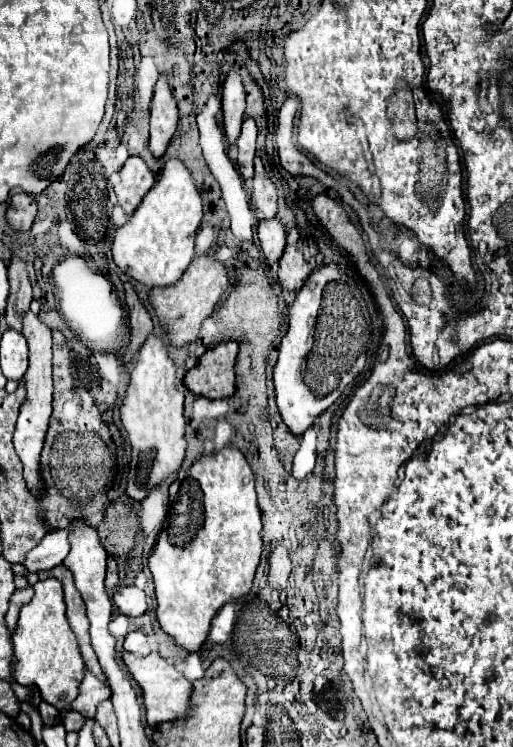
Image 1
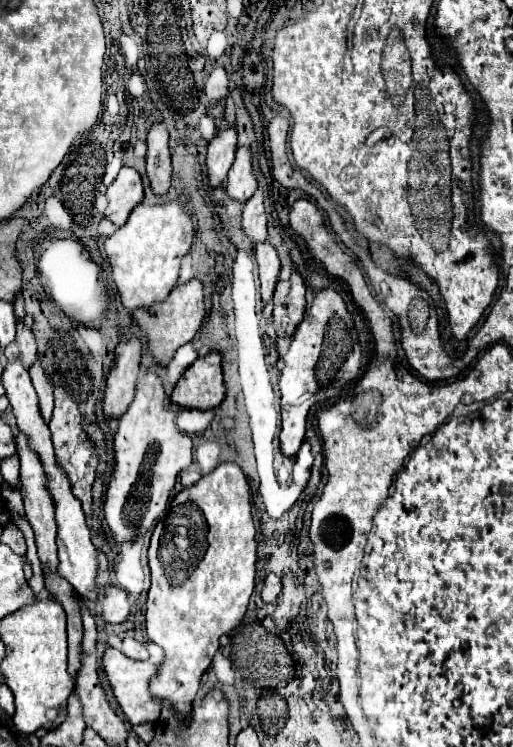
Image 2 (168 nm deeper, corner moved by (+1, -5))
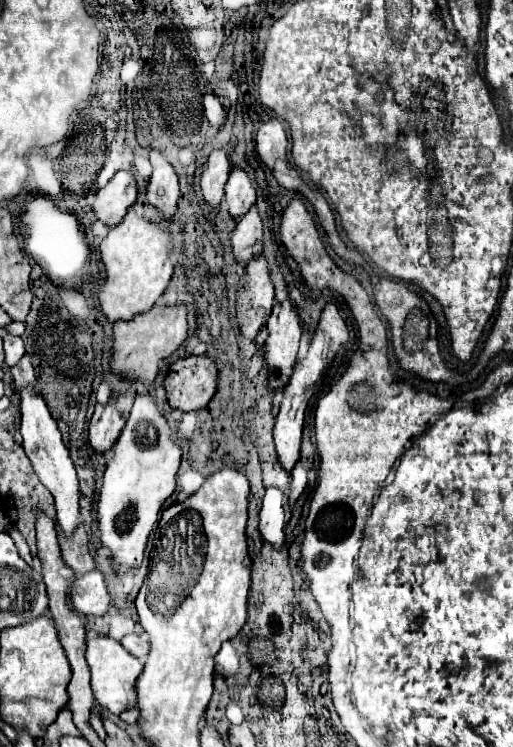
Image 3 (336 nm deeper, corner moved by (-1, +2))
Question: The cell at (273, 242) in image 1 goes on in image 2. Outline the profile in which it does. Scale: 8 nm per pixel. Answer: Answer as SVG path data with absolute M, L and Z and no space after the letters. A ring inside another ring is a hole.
M268 241L256 245L256 263L258 263L258 277L262 289L262 303L266 305L274 295L274 287L280 275L280 259L276 255L276 249Z

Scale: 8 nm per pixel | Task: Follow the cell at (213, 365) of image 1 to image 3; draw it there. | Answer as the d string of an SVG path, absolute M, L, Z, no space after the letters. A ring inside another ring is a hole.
M186 356L170 366L166 394L172 408L190 412L204 408L218 390L218 366L210 356Z

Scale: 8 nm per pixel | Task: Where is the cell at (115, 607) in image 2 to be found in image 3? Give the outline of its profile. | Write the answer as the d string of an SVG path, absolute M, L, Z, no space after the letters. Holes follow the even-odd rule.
M100 570L88 572L76 578L70 588L72 606L84 616L104 616L112 606L112 594L108 592L104 574Z

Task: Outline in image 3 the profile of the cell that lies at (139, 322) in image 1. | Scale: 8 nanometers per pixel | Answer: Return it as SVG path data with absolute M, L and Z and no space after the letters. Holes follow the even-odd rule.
M110 398L106 404L96 404L94 416L88 426L90 446L96 452L108 452L116 442L116 438L120 436L124 424L126 424L126 416L118 410L116 398Z

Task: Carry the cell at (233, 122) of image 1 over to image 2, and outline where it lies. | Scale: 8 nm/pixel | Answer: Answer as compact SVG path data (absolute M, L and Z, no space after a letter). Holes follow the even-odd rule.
M222 127L218 137L208 145L208 157L206 157L206 169L208 169L208 185L212 189L224 185L228 169L232 167L236 153L236 129L234 127Z

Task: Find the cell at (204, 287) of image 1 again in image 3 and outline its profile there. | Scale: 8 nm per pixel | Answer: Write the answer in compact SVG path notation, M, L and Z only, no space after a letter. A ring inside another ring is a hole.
M172 304L172 306L154 306L144 314L136 314L132 320L114 322L114 358L112 368L130 378L138 378L142 382L152 382L158 374L160 360L172 356L180 344L188 338L188 304Z

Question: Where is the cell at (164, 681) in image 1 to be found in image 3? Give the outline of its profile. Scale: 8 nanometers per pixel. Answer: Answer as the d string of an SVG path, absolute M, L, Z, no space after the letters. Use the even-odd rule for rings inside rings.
M98 636L96 640L88 640L86 660L92 672L92 690L100 706L108 708L112 714L122 714L124 710L136 706L136 680L144 670L144 664L128 654L120 642L114 638Z

